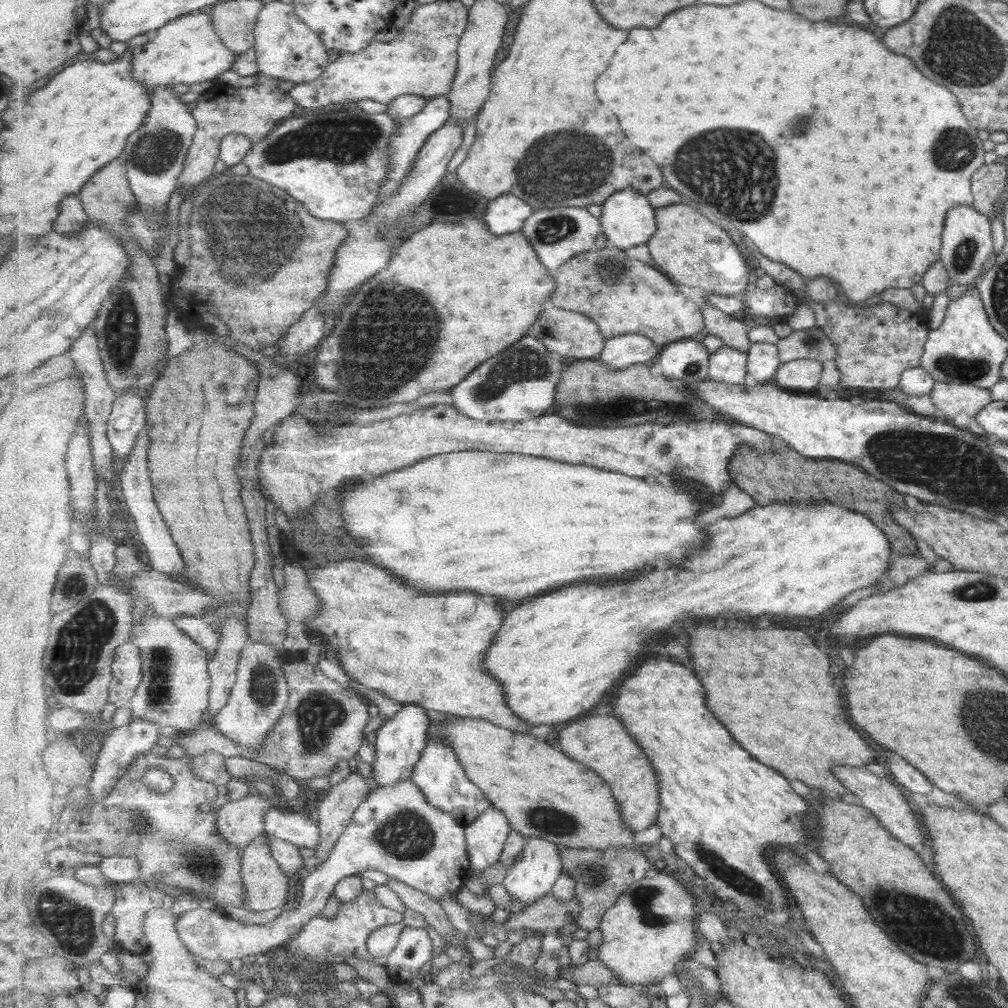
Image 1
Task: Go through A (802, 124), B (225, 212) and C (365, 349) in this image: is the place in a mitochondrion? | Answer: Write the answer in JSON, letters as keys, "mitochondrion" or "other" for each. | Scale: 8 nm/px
{"A":"mitochondrion","B":"mitochondrion","C":"mitochondrion"}

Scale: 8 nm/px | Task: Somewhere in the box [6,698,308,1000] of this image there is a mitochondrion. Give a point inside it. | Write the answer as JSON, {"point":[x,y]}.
{"point":[78,932]}

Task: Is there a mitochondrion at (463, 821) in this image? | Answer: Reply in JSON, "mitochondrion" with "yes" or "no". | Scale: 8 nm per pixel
{"mitochondrion":"no"}

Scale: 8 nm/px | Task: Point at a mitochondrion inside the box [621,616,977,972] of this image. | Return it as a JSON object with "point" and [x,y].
{"point":[914,921]}

